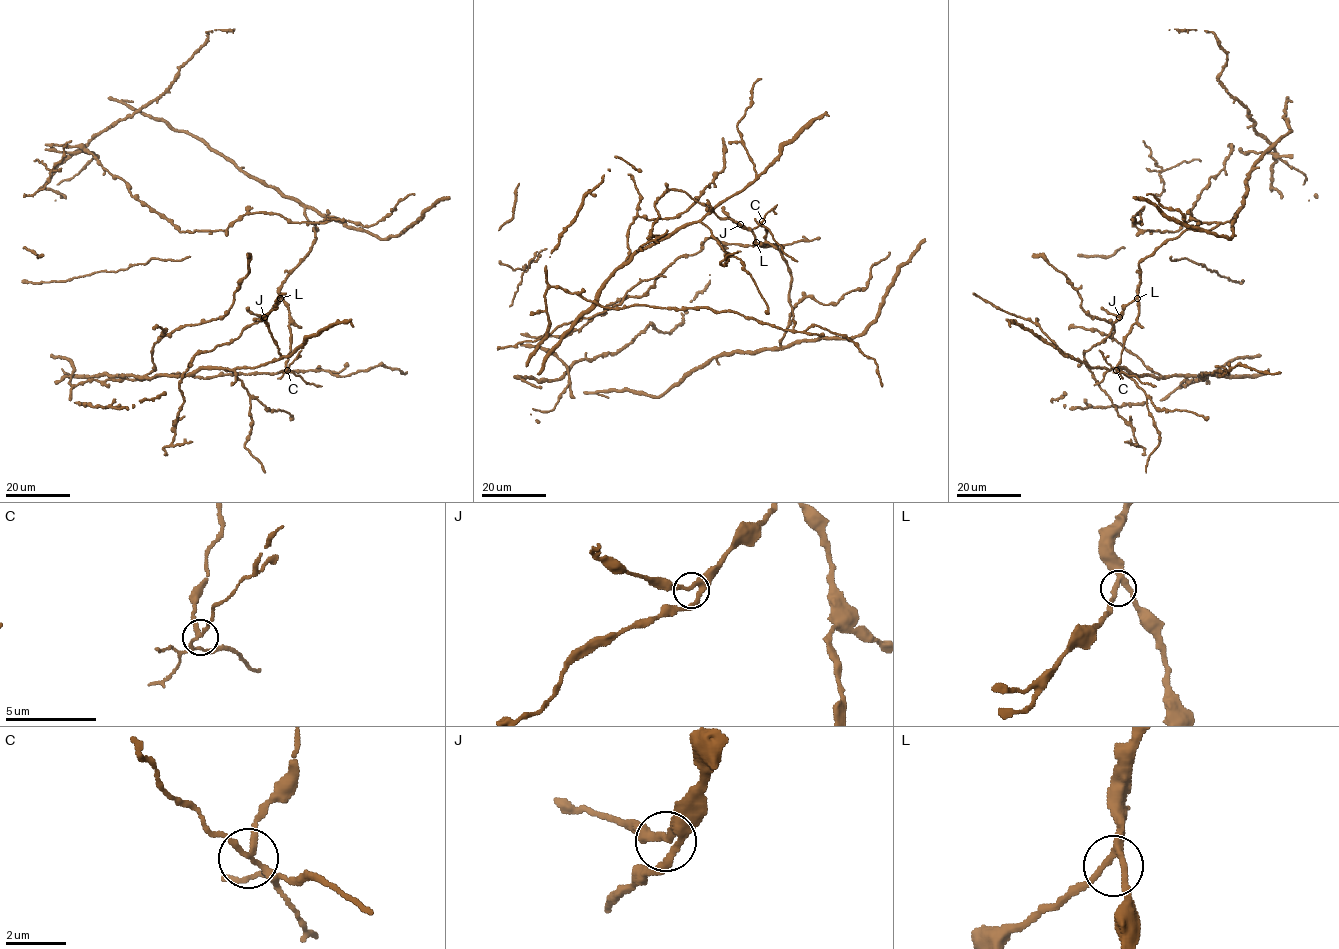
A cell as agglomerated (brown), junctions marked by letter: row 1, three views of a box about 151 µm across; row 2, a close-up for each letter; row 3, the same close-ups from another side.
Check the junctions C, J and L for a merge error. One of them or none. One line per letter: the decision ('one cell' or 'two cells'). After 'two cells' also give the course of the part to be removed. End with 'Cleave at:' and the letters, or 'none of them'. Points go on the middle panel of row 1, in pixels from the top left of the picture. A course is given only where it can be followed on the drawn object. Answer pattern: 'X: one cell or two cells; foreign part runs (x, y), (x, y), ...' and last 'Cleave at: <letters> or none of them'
C: two cells; foreign part runs (762, 221), (761, 224), (782, 250), (797, 261)
J: one cell
L: one cell
Cleave at: C

